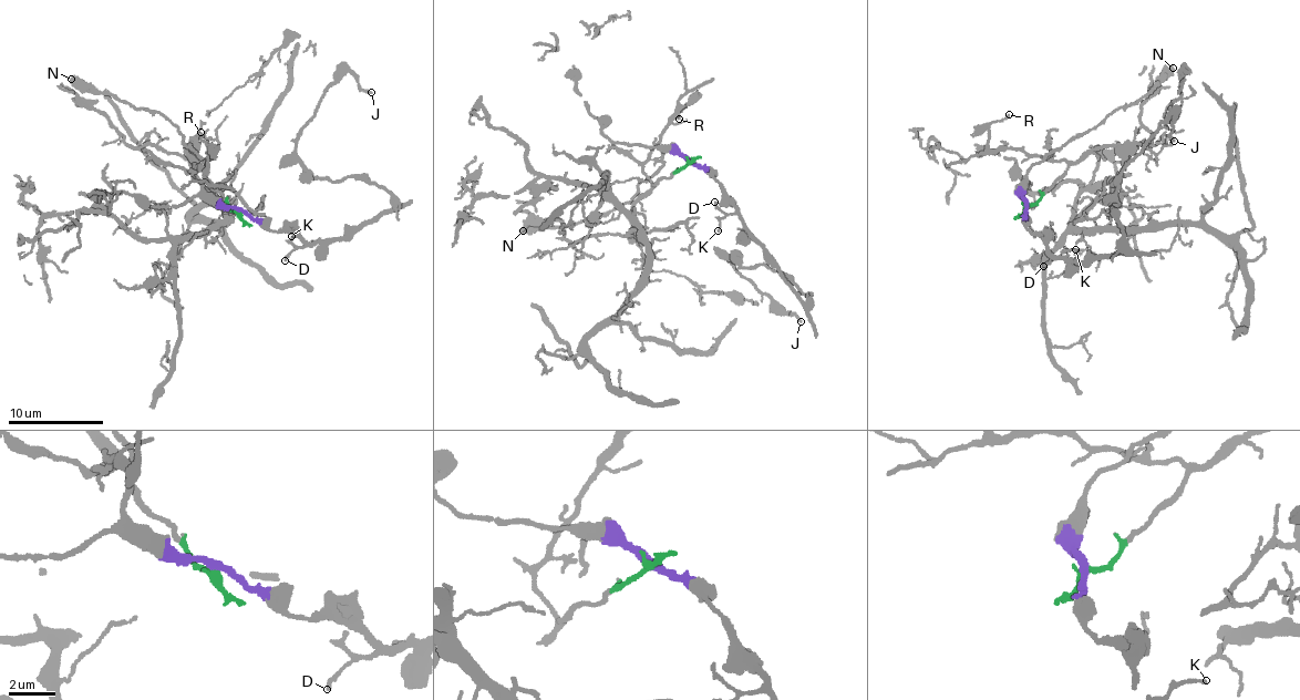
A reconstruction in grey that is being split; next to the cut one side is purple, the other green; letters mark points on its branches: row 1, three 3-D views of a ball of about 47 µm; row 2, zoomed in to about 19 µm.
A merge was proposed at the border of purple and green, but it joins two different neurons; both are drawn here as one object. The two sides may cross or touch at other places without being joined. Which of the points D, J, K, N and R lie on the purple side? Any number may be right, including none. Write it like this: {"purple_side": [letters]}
{"purple_side": ["D", "J", "K", "N"]}

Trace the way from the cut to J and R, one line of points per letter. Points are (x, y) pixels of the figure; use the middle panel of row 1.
J: (690, 163), (708, 166), (767, 261), (810, 301), (756, 264), (744, 267), (731, 258), (734, 269), (802, 322)
R: (690, 163), (653, 185), (642, 163), (662, 130), (687, 104), (678, 117)

